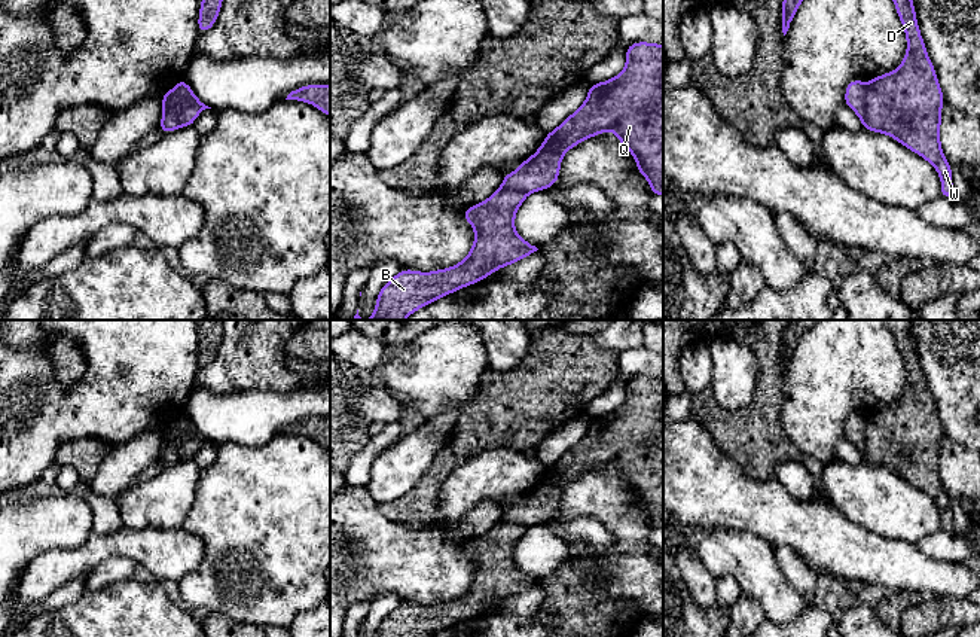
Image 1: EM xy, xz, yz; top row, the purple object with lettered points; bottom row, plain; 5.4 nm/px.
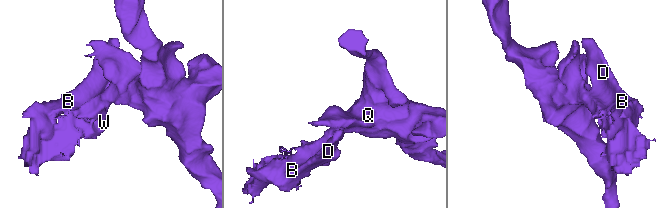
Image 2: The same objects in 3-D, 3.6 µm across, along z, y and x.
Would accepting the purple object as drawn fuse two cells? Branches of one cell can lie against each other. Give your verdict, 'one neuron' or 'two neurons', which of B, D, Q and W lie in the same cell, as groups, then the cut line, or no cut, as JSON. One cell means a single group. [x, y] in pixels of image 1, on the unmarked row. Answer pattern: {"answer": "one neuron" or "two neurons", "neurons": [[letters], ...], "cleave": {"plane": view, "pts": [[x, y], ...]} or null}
{"answer": "two neurons", "neurons": [["B", "D", "W"], ["Q"]], "cleave": {"plane": "xy", "pts": [[173, 421], [183, 432], [179, 442], [180, 459]]}}

